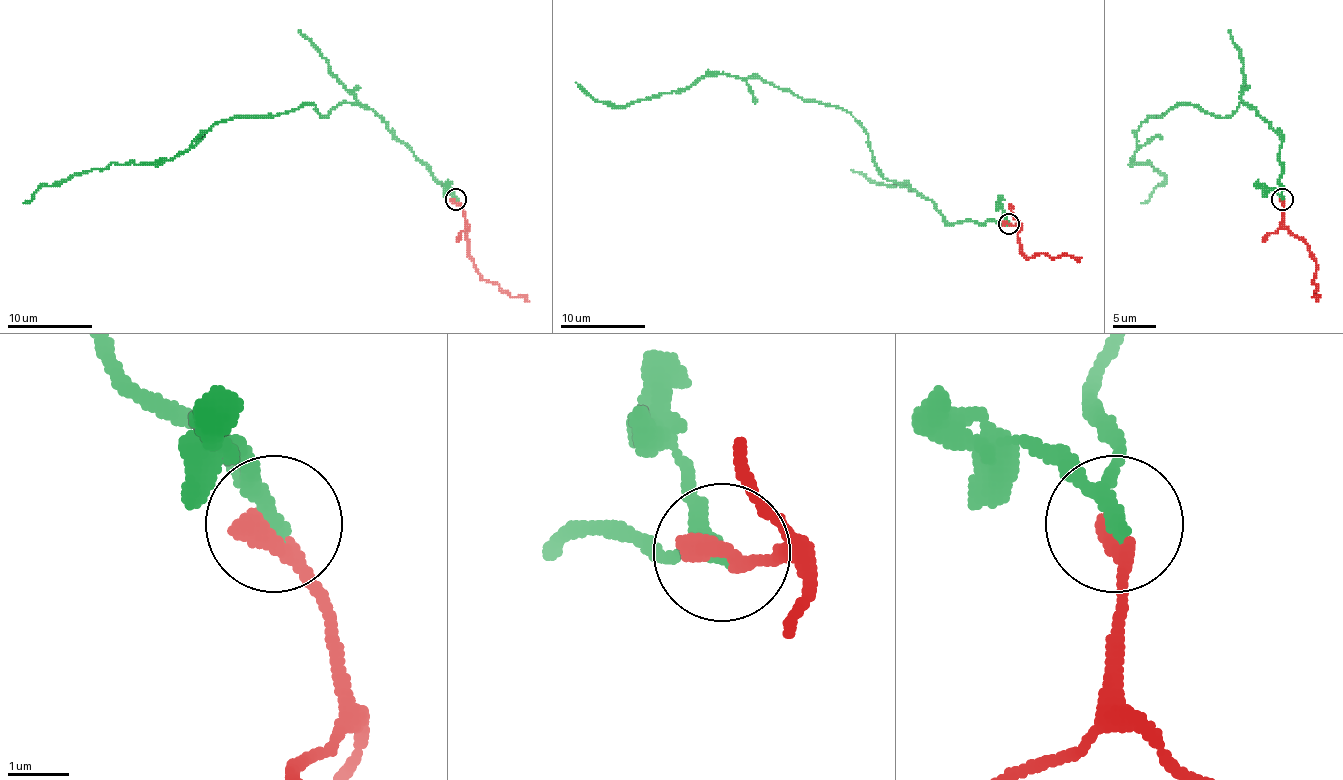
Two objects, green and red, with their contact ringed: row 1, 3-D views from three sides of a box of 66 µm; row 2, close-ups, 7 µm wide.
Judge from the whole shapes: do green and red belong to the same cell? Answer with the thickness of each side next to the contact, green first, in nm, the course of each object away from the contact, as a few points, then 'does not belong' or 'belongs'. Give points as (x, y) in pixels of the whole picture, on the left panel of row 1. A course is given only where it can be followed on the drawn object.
240/400 nm | green via (456, 199), (377, 115), (341, 103), (324, 118), (313, 105), (230, 118), (168, 160), (111, 162), (23, 203) | red via (454, 199), (465, 224), (475, 271), (512, 297), (529, 301) | belongs

